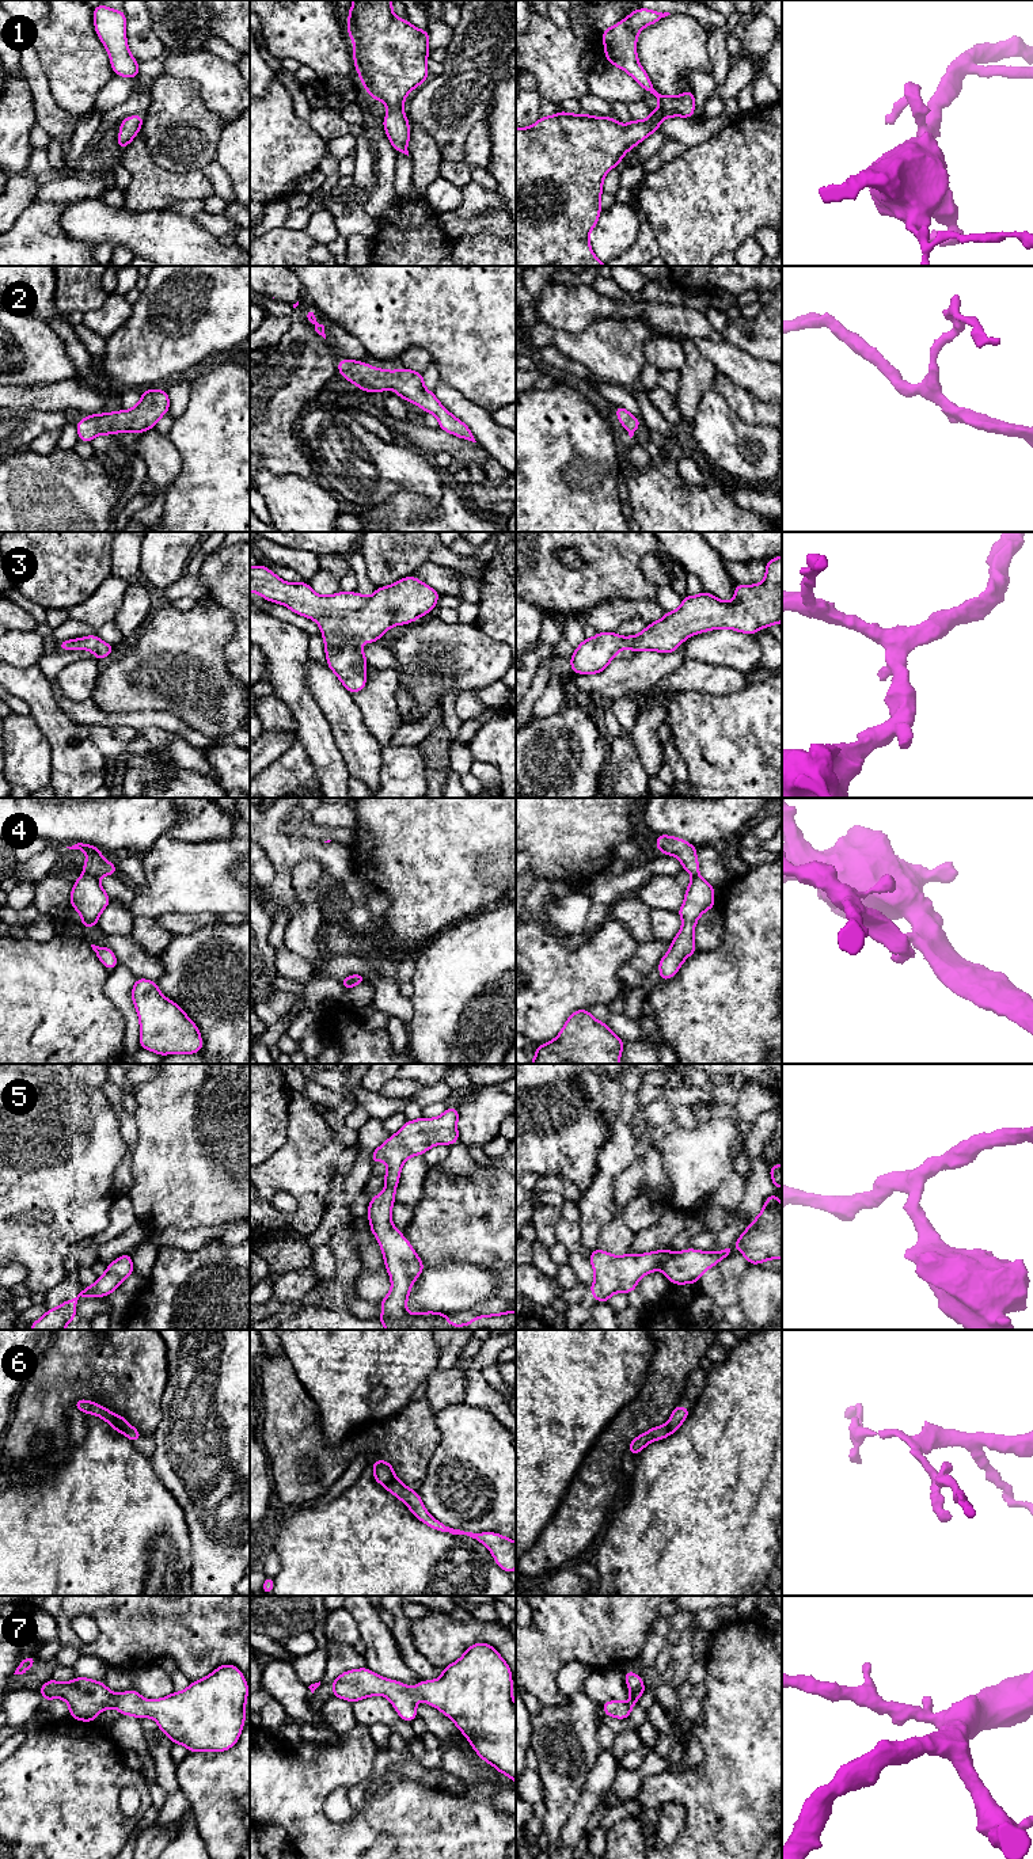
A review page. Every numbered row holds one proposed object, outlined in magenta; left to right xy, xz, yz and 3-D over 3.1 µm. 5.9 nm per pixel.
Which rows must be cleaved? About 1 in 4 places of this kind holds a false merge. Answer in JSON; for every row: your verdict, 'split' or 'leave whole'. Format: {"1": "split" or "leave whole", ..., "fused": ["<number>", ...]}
{"1": "leave whole", "2": "leave whole", "3": "leave whole", "4": "split", "5": "leave whole", "6": "split", "7": "leave whole", "fused": ["4", "6"]}

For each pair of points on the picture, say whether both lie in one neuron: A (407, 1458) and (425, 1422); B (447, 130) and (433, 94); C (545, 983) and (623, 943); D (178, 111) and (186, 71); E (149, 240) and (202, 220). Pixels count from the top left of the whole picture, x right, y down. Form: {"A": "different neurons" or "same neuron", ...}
{"A": "same neuron", "B": "same neuron", "C": "same neuron", "D": "different neurons", "E": "different neurons"}

